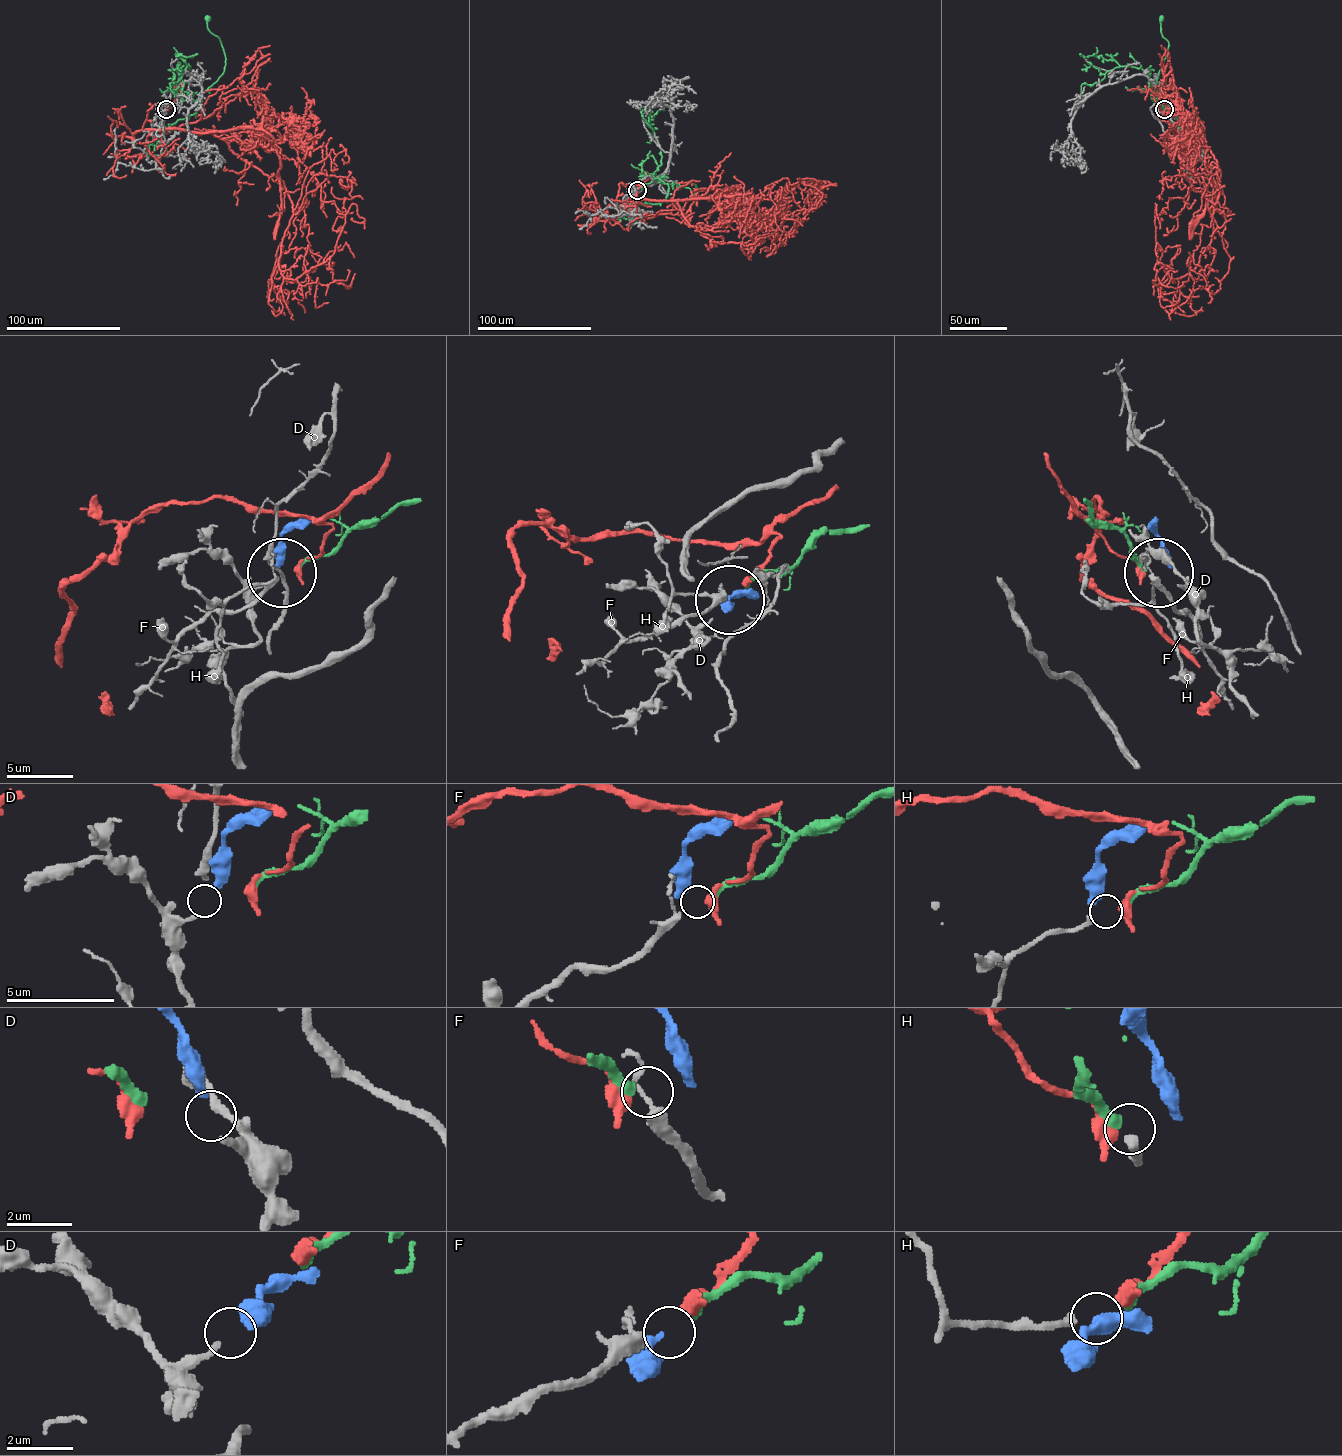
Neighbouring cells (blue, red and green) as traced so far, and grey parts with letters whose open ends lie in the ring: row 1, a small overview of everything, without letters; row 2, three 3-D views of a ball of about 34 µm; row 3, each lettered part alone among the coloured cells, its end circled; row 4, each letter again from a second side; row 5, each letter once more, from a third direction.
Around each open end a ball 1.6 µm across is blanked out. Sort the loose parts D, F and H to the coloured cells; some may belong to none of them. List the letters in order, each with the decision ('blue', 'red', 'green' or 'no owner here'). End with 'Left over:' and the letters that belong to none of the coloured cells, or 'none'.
D: blue
F: green
H: red
Left over: none

